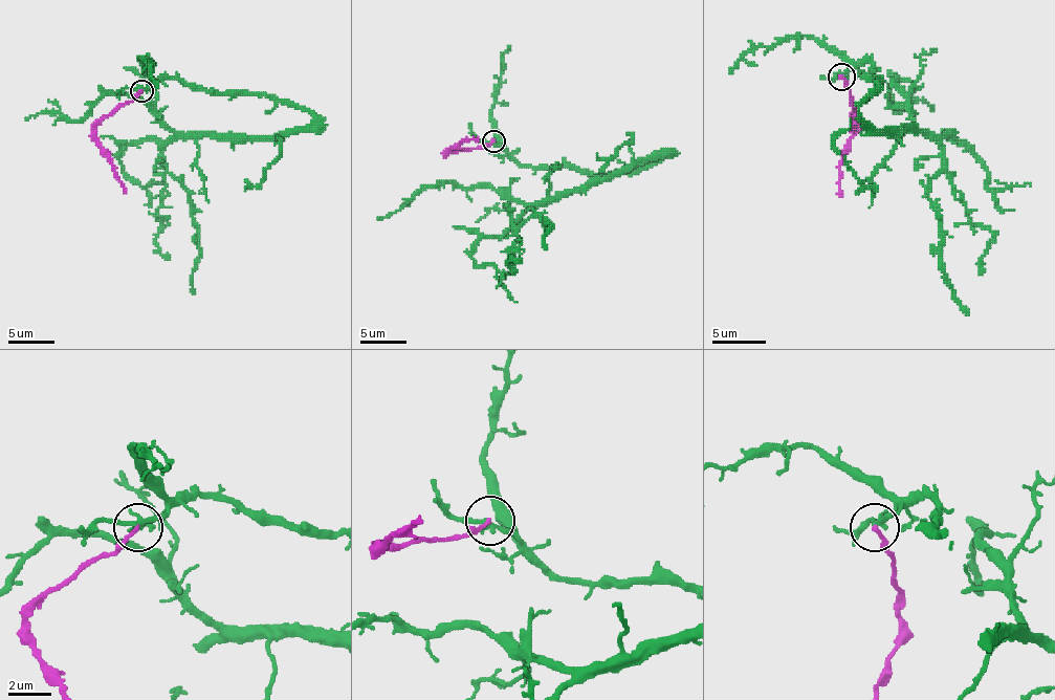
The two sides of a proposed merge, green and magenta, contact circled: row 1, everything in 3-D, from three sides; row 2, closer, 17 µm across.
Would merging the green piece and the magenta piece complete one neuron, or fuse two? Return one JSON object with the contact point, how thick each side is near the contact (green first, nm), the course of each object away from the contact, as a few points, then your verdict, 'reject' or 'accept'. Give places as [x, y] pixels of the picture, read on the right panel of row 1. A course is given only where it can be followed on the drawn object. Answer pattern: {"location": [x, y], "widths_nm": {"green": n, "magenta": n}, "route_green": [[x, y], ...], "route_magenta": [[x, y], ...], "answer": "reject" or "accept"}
{"location": [841, 77], "widths_nm": {"green": 220, "magenta": 180}, "route_green": [[842, 75], [869, 62], [880, 81], [858, 115], [939, 146], [928, 196], [944, 277], [968, 314]], "route_magenta": [[842, 75], [850, 91], [853, 118], [853, 137], [839, 165], [842, 196]], "answer": "reject"}

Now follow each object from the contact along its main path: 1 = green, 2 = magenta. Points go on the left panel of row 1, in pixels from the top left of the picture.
1: (141, 90), (185, 81), (286, 100), (313, 117), (275, 136), (176, 136), (162, 150), (197, 227), (195, 293)
2: (141, 90), (130, 102), (119, 104), (96, 127), (96, 143), (126, 193)

